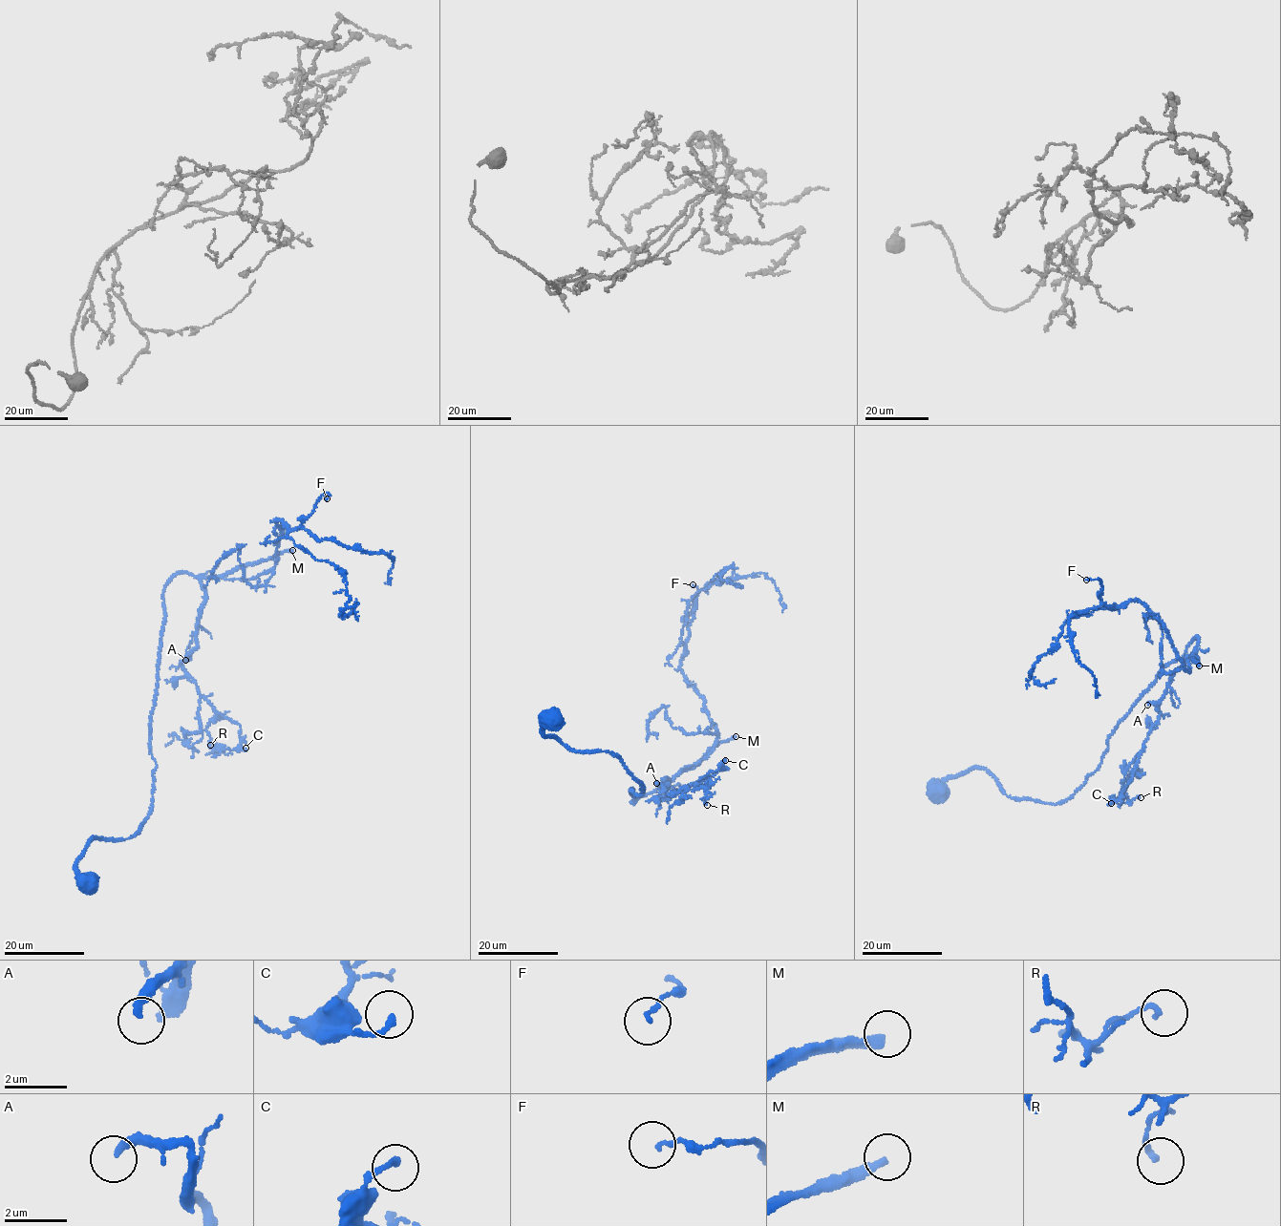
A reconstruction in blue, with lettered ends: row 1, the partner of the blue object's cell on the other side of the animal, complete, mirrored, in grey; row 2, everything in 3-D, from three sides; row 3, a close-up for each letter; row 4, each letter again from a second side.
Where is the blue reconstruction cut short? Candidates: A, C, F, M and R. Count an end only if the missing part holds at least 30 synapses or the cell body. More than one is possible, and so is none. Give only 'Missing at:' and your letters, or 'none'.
Missing at: A, M

